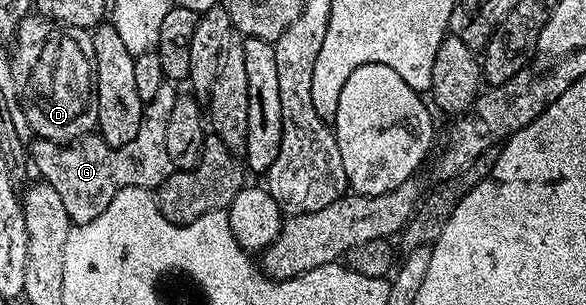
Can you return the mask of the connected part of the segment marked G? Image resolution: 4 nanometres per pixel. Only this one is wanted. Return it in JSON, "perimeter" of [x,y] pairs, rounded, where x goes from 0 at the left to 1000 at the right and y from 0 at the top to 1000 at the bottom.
{"perimeter":[[[294,272],[271,282],[265,321],[253,328],[247,370],[237,413],[237,439],[217,466],[217,479],[191,485],[176,466],[171,439],[154,439],[130,466],[114,472],[96,472],[90,459],[58,456],[53,472],[53,538],[63,548],[63,564],[75,600],[87,613],[108,649],[108,675],[114,675],[114,702],[126,738],[155,728],[159,711],[176,702],[183,675],[189,675],[189,649],[203,636],[212,616],[253,616],[265,623],[290,570],[297,544],[292,518],[285,518],[285,387],[292,387],[292,348],[299,348],[299,321],[305,308],[304,292]]]}

